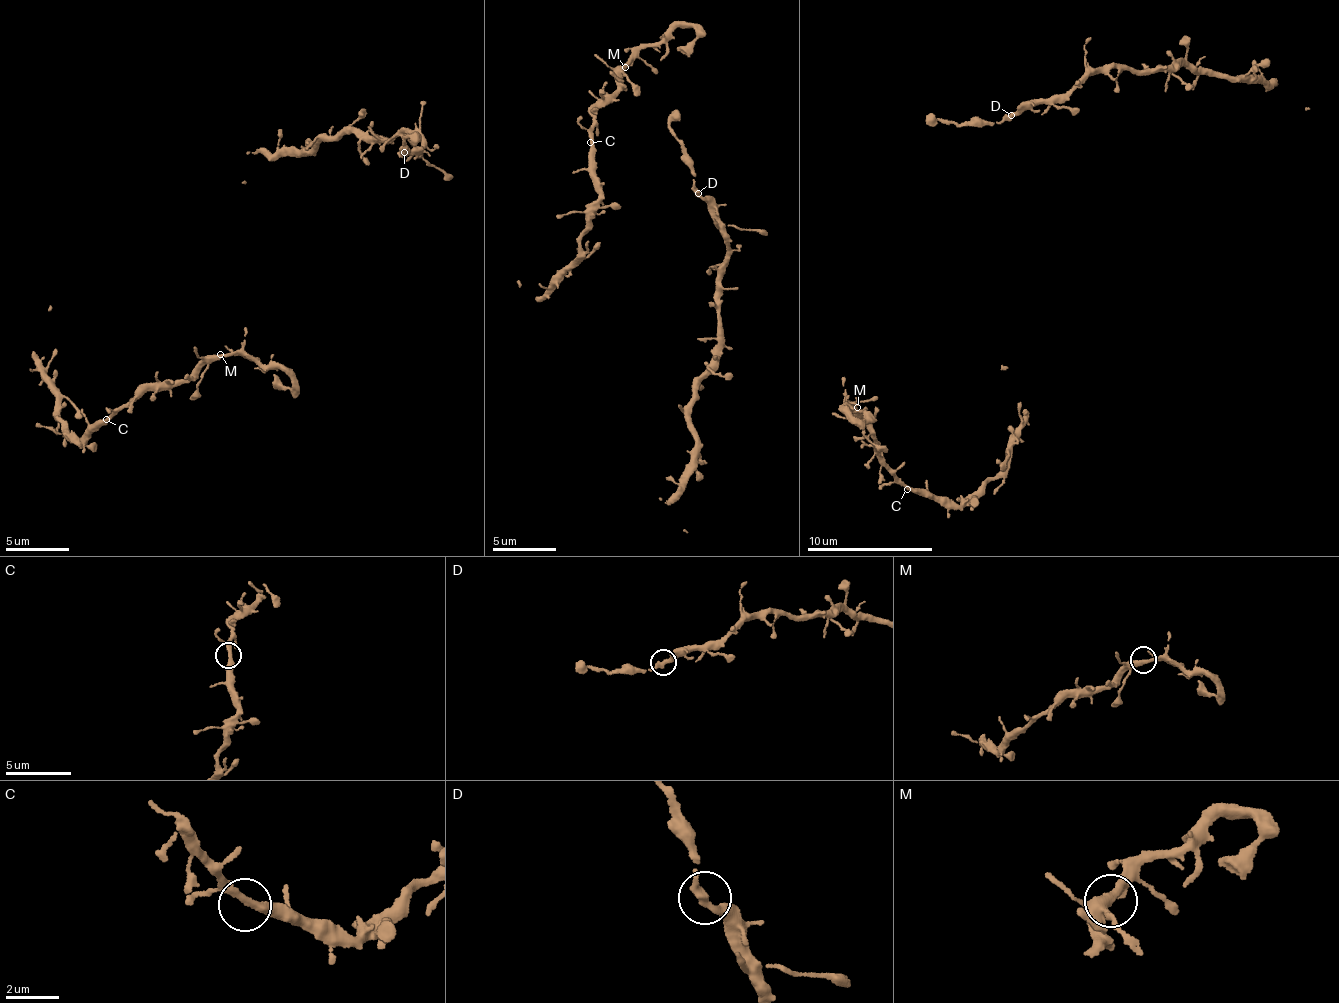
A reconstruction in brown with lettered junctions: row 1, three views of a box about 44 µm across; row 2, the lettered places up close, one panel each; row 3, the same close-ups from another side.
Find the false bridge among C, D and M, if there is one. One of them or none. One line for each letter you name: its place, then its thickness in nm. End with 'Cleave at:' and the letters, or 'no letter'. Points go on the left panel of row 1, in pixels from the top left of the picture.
Cleave at: no letter

